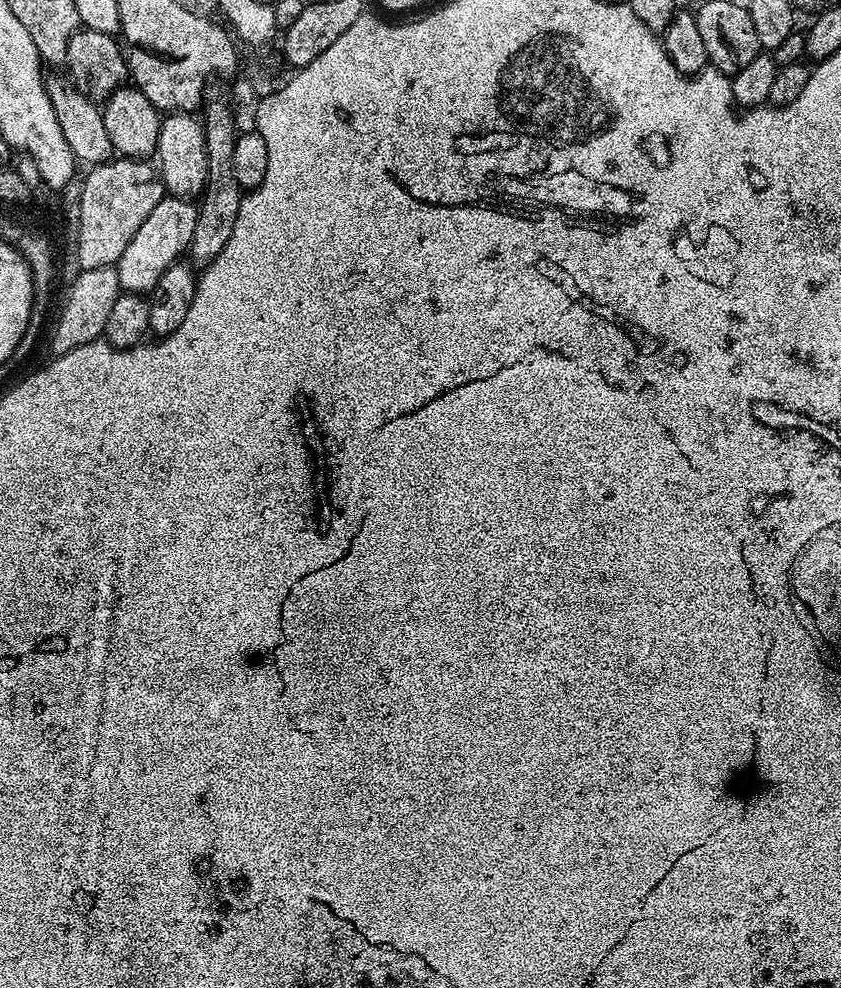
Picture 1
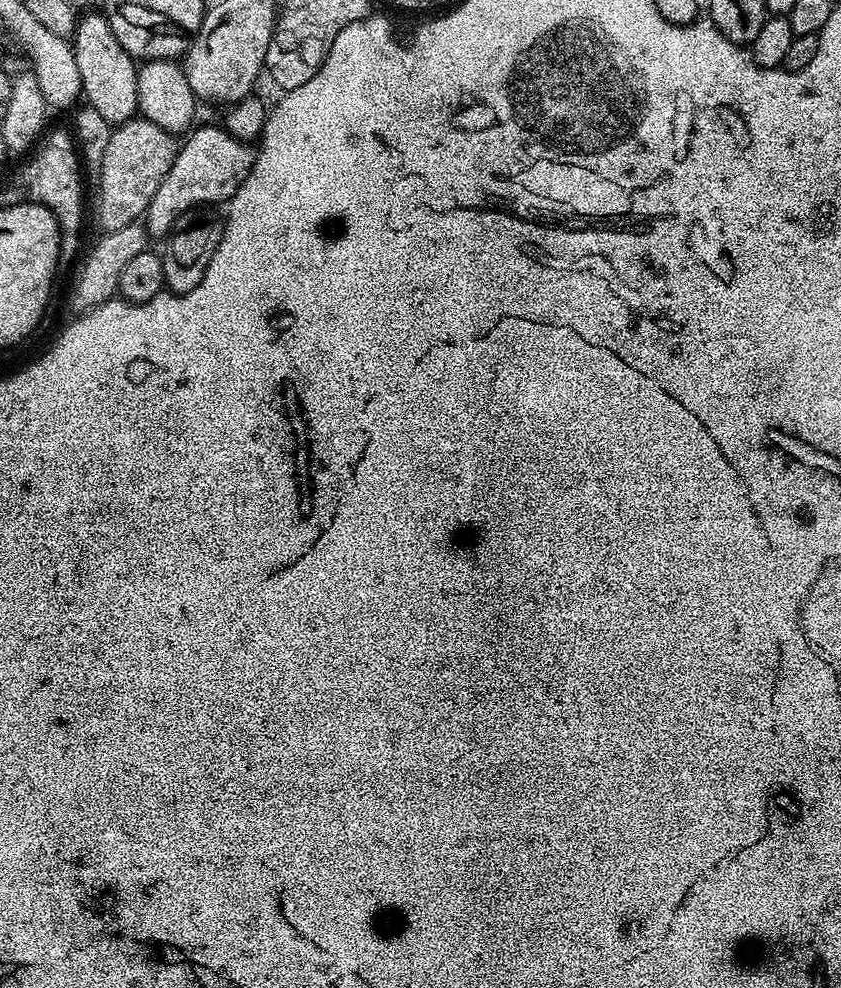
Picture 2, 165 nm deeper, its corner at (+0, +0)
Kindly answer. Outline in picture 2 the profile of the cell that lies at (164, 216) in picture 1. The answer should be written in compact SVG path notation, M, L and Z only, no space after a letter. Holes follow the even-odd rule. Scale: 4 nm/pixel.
M223 126L198 128L187 133L188 141L179 145L174 166L170 166L166 178L162 178L162 186L158 186L154 198L150 198L150 206L142 220L149 237L167 237L177 218L191 208L223 205L232 199L238 186L253 175L256 152L251 143L234 138Z

